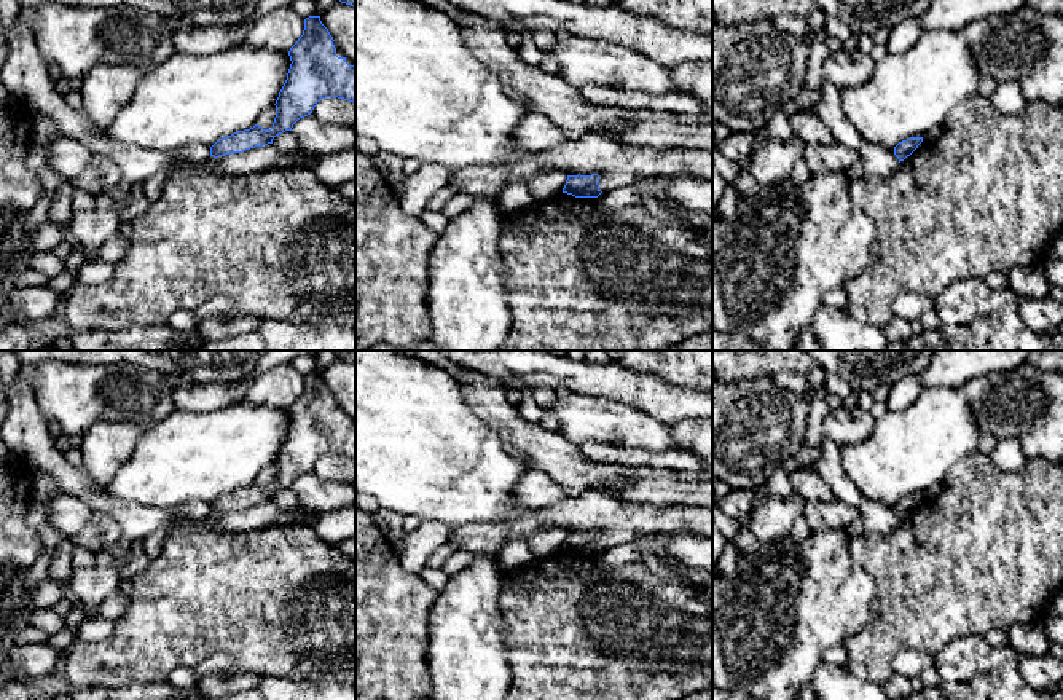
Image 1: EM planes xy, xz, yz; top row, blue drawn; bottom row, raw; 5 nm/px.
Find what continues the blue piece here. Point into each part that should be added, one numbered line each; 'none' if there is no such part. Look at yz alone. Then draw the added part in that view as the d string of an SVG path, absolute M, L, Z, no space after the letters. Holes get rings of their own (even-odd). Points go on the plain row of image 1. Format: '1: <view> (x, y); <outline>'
none

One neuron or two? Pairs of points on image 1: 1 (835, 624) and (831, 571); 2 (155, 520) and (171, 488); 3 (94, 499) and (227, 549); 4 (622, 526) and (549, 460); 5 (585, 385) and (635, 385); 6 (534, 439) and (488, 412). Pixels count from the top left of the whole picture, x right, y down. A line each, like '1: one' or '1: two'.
1: one
2: two
3: two
4: two
5: one
6: one

